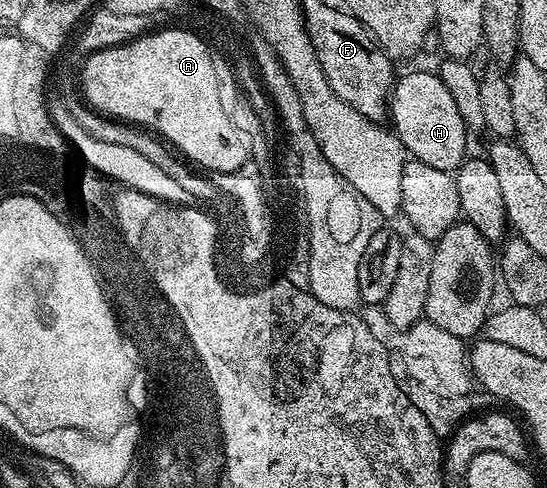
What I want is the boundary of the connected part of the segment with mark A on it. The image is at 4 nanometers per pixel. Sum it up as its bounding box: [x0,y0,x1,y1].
[81,27,226,171]

